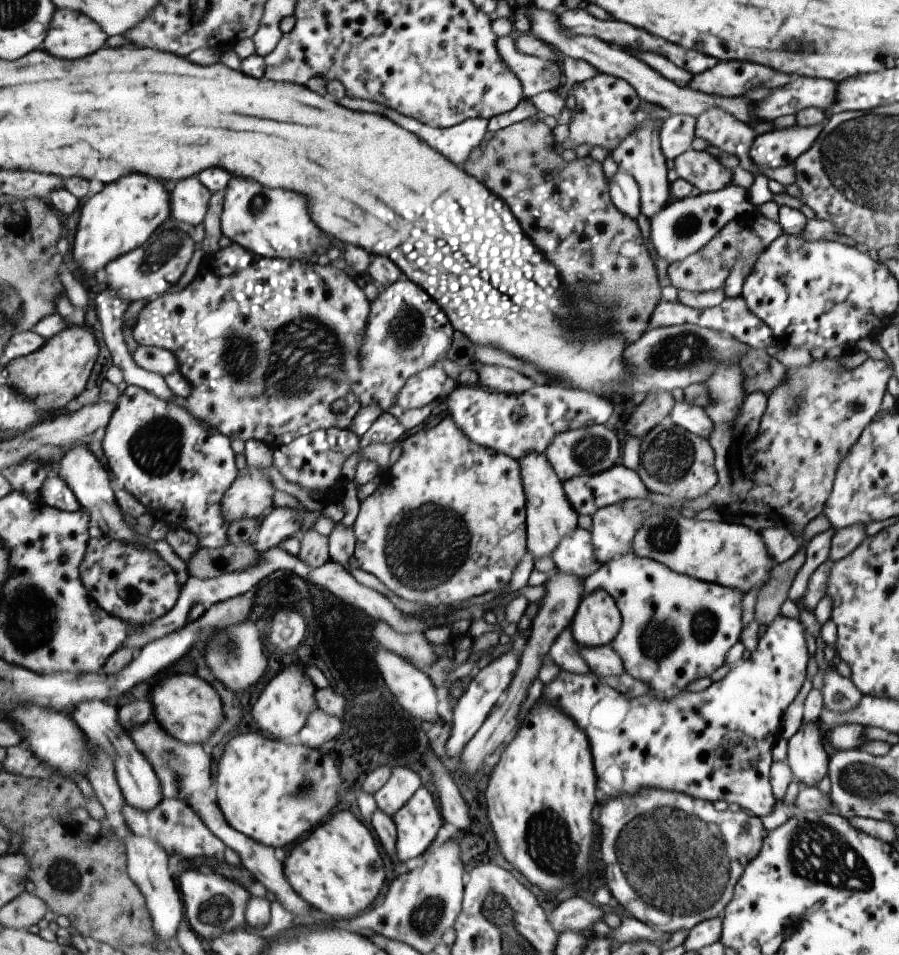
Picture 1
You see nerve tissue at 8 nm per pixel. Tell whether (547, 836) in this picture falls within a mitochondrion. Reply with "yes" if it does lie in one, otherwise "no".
yes

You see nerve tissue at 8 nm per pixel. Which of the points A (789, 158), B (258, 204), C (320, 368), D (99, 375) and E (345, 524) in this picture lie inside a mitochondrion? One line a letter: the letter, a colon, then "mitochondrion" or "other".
A: other
B: mitochondrion
C: mitochondrion
D: other
E: other

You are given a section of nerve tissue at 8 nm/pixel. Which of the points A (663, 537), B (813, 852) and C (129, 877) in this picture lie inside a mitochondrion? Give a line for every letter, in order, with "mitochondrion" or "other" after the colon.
A: mitochondrion
B: mitochondrion
C: other

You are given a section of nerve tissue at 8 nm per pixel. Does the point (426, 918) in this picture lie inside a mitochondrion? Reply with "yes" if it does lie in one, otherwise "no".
yes

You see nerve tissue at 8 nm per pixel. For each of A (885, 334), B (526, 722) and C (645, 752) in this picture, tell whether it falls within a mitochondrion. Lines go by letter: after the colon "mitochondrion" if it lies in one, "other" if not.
A: other
B: other
C: other

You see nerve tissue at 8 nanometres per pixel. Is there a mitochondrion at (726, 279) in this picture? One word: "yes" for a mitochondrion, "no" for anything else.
no

